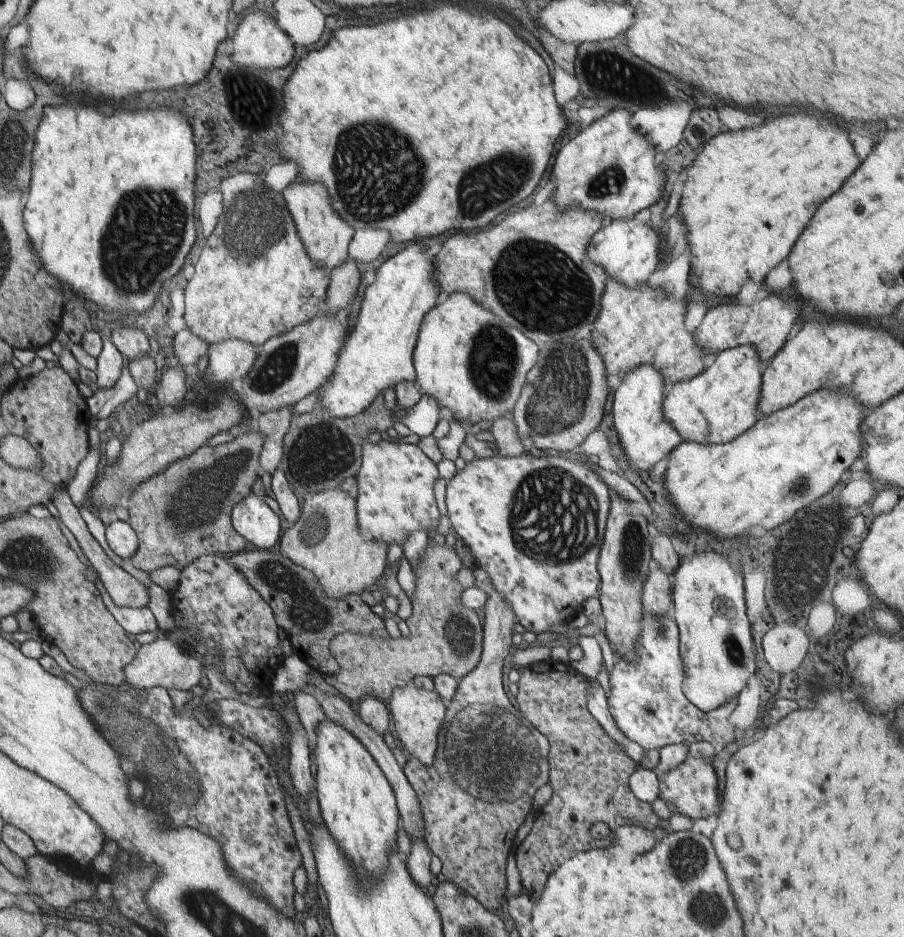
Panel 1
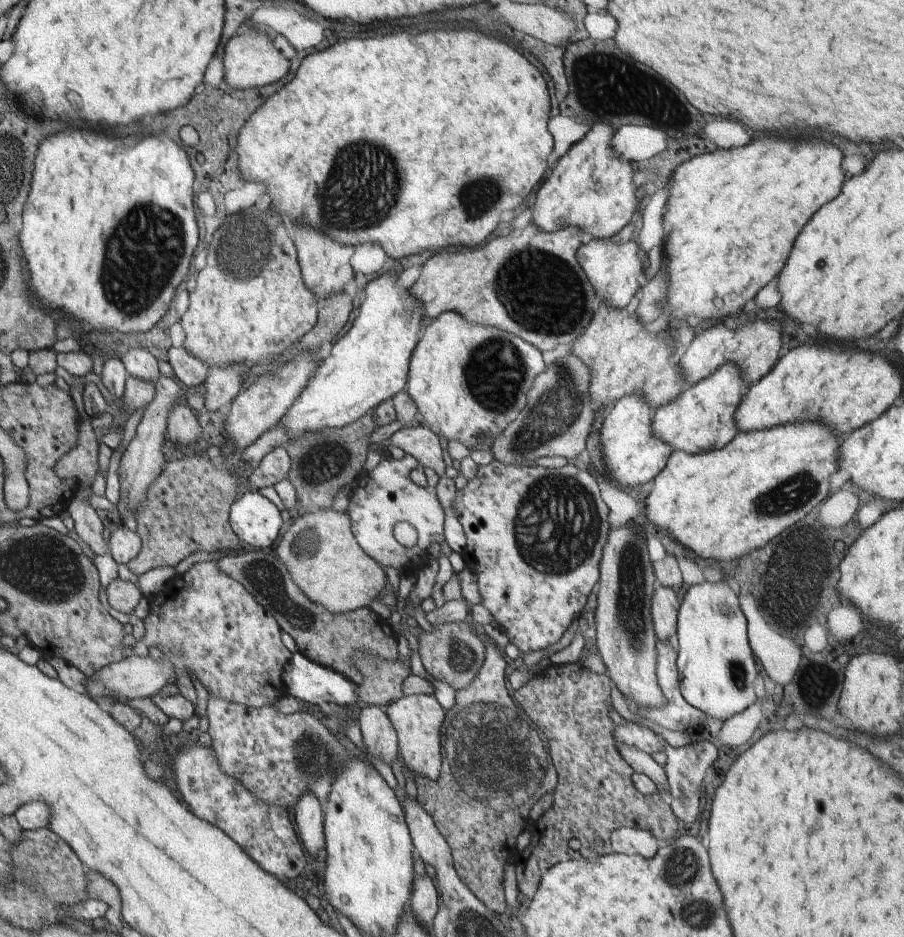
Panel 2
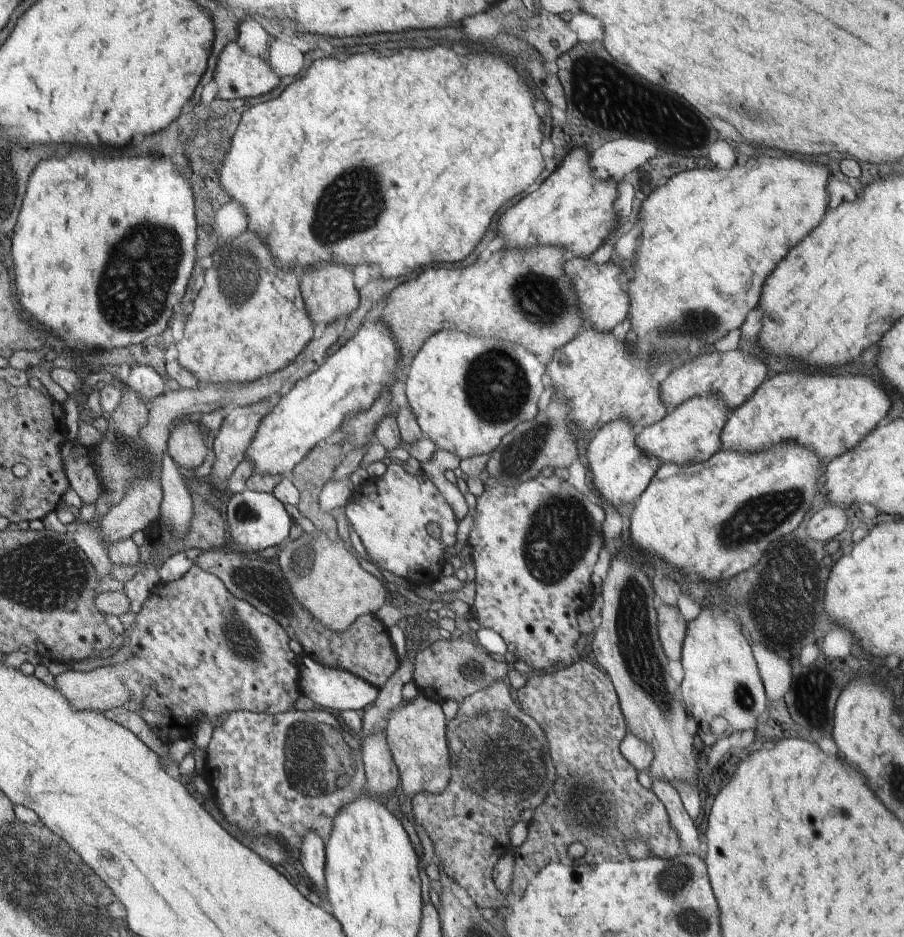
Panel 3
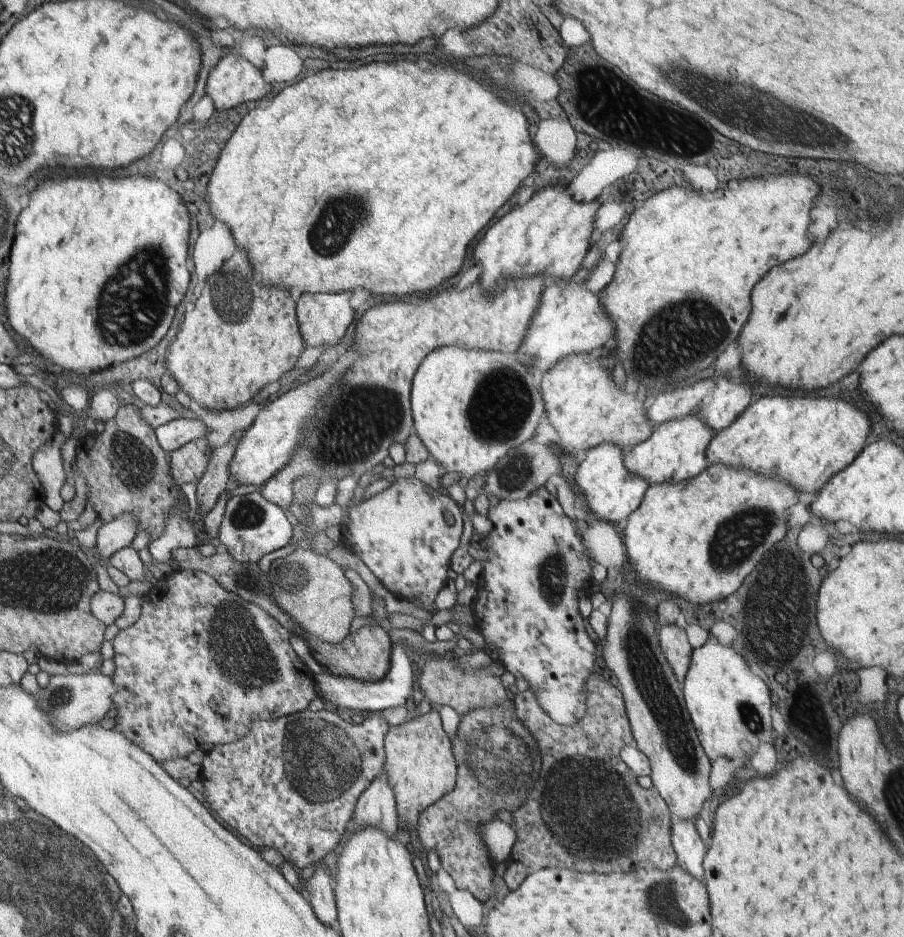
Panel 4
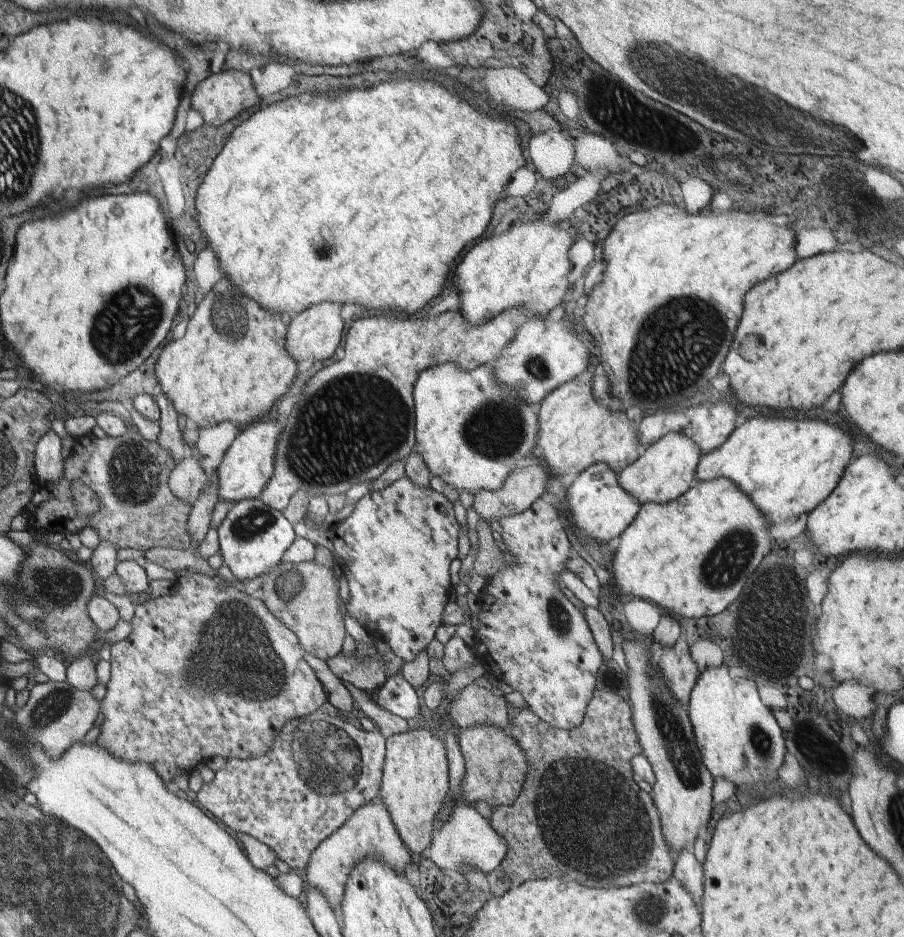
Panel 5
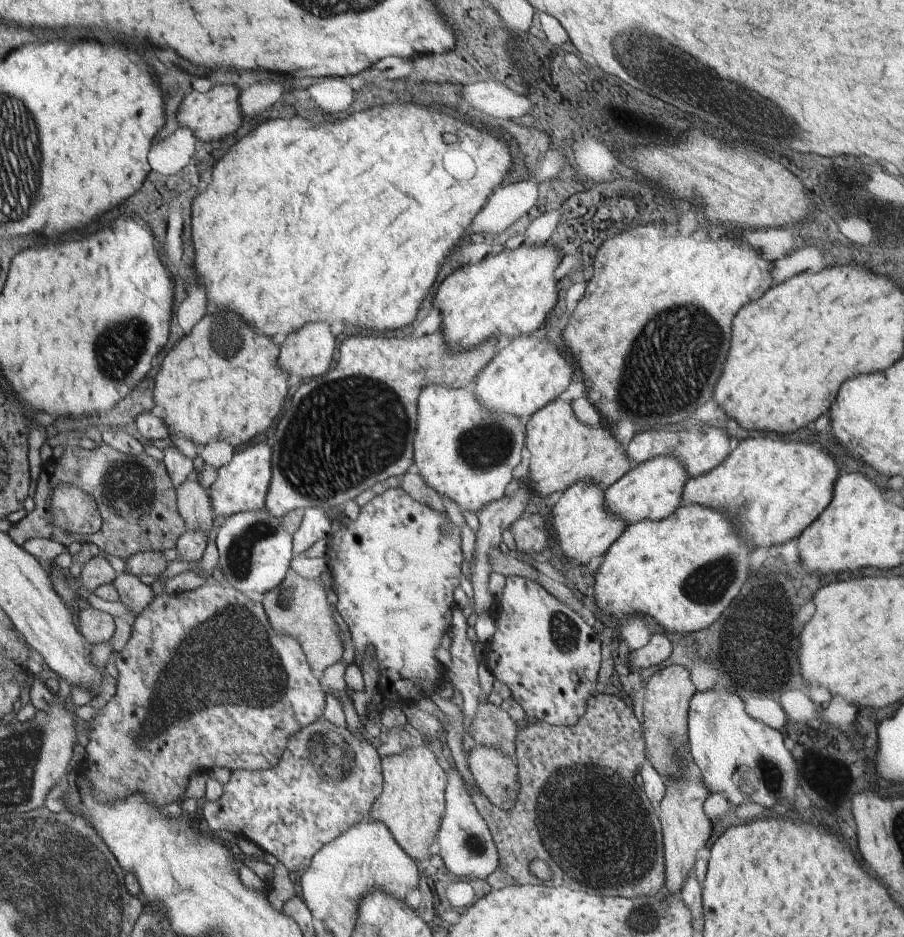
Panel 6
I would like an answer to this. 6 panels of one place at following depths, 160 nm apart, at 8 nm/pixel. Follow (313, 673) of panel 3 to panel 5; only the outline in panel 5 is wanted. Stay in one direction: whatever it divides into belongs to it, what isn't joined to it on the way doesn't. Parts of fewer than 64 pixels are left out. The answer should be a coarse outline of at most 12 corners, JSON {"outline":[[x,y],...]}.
{"outline":[[399,672],[373,700],[388,712],[422,719],[416,690]]}

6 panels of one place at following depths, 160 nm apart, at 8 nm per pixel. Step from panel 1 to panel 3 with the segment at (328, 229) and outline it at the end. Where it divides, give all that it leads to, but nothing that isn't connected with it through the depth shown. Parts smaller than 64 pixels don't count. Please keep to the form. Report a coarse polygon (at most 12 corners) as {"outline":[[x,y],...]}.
{"outline":[[319,263],[300,288],[315,328],[360,304],[353,268]]}

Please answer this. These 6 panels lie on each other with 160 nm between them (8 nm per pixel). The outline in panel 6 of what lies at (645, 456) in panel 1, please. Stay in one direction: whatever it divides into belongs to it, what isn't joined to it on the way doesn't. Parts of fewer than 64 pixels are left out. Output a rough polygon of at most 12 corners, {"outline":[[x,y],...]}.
{"outline":[[587,478],[552,507],[563,562],[588,564],[626,525]]}

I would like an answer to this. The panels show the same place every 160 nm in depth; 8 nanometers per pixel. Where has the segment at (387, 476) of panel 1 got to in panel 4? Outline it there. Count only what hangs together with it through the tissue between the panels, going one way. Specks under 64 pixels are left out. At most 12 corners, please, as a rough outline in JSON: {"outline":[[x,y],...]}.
{"outline":[[414,476],[348,506],[345,548],[434,614],[462,512]]}

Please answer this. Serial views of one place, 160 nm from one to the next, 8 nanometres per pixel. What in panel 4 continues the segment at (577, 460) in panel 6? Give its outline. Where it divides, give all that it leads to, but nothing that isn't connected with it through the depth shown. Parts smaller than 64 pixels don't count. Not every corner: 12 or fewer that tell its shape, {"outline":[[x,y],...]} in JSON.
{"outline":[[574,353],[540,380],[564,458],[652,436],[636,386]]}

